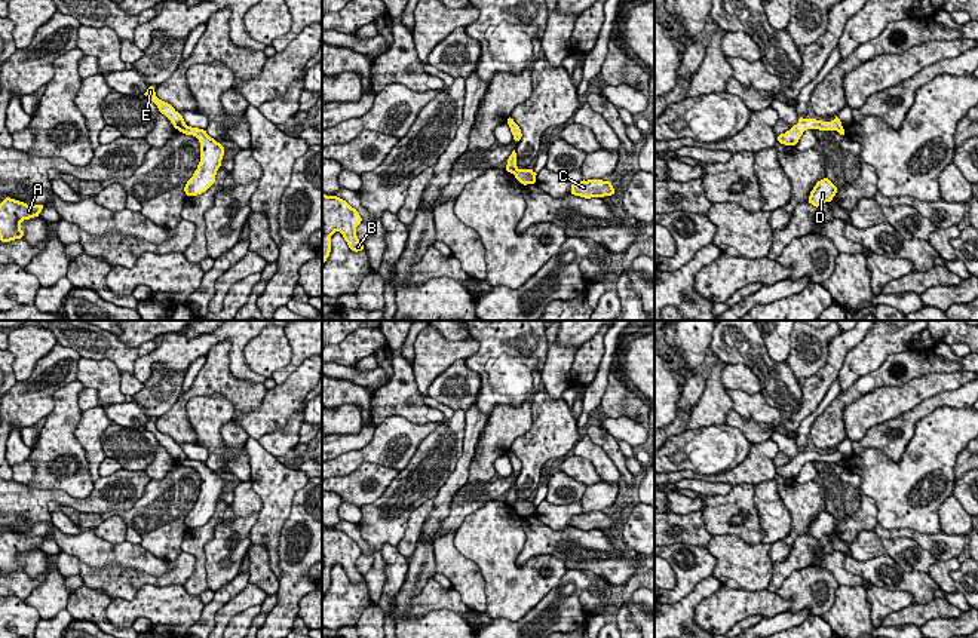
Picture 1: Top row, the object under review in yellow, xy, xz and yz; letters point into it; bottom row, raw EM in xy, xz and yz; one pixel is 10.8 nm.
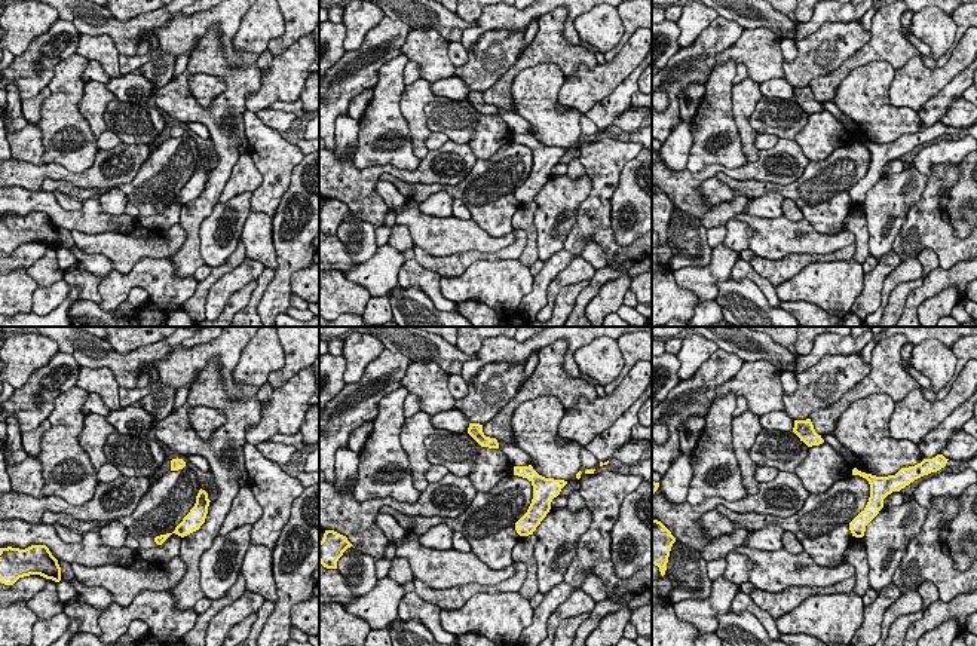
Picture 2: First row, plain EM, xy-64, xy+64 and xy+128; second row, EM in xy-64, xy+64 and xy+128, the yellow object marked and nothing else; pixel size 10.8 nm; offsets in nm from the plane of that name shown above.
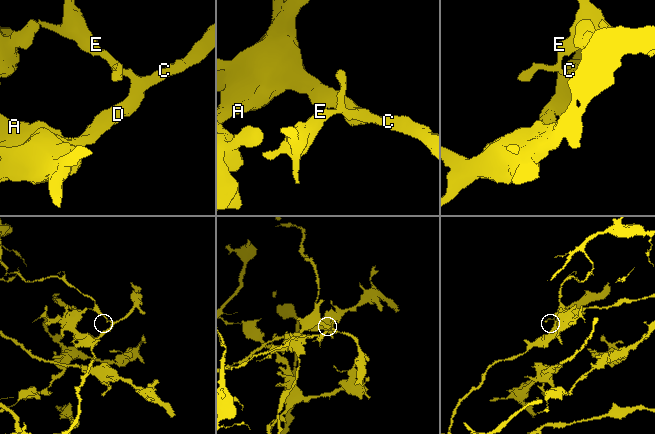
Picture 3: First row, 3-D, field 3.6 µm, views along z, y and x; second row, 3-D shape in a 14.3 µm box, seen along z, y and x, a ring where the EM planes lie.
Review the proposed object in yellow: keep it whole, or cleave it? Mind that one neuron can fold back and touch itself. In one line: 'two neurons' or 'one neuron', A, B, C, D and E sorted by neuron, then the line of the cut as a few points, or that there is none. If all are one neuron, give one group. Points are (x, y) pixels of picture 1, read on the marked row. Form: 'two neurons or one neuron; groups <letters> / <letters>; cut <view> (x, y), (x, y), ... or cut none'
two neurons; groups A B C D / E; cut xy (187, 126), (180, 131)

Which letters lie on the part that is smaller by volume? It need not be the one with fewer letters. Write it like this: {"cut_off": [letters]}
{"cut_off": ["E"]}

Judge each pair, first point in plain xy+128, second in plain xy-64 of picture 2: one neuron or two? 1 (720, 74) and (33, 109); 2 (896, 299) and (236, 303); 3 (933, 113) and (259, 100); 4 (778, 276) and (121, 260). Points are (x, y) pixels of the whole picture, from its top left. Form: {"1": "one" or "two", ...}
{"1": "two", "2": "one", "3": "two", "4": "one"}

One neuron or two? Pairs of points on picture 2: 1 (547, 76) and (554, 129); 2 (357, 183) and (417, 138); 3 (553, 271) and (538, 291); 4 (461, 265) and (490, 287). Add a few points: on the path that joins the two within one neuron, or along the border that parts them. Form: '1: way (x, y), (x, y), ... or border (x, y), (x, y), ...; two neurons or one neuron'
1: way (544, 89), (544, 116); one neuron
2: border (429, 150), (420, 161); two neurons
3: way (548, 275), (539, 287); one neuron
4: border (499, 260), (475, 260), (462, 273), (441, 278); two neurons

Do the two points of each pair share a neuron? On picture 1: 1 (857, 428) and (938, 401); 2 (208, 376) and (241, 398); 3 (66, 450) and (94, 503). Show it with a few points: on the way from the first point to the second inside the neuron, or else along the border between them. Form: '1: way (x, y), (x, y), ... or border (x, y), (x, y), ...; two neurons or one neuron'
1: border (937, 393), (922, 399), (898, 416), (874, 425); two neurons
2: way (215, 379), (233, 390); one neuron
3: border (95, 482), (85, 497), (71, 497), (55, 488); two neurons

